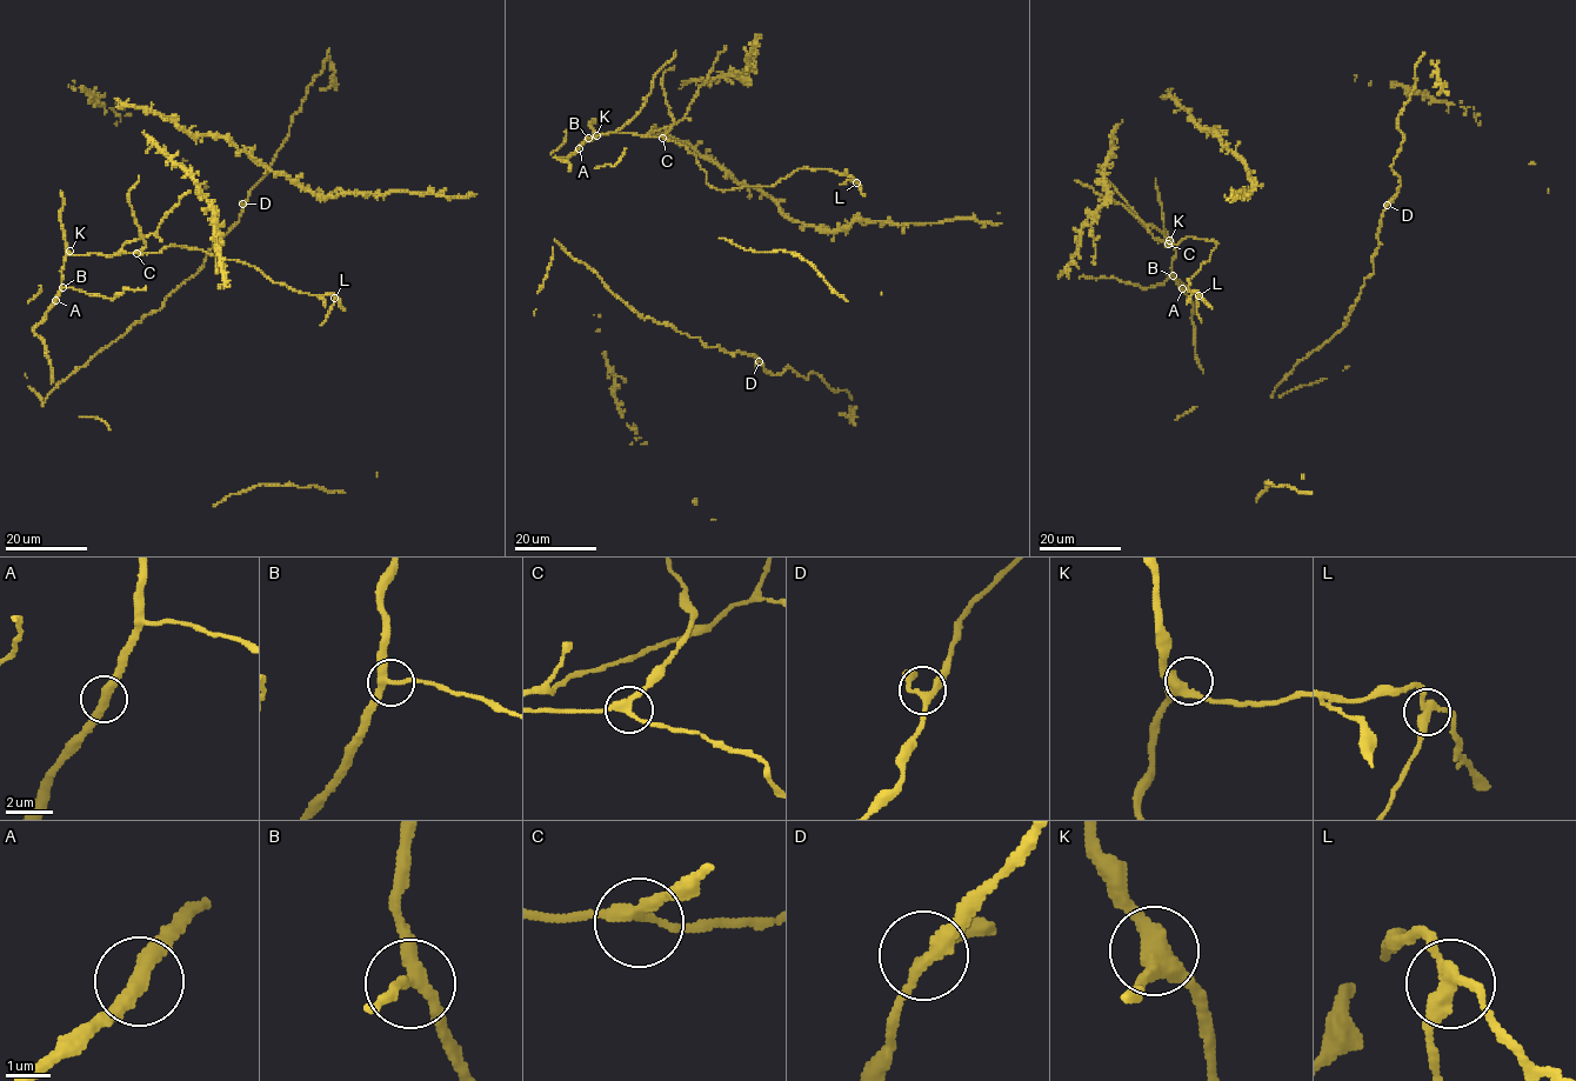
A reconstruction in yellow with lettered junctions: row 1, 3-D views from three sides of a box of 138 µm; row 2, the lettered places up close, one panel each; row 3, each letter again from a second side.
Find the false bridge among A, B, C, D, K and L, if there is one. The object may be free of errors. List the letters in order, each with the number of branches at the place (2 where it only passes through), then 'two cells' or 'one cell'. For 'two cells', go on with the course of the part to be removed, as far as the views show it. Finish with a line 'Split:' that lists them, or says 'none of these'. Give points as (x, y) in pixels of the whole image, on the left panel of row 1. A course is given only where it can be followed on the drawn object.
A: 2 branches meet; one cell
B: 3 branches meet; one cell
C: 3 branches meet; one cell
D: 3 branches meet; one cell
K: 3 branches meet; one cell
L: 3 branches meet; two cells; foreign part runs (334, 298), (320, 325)
Split: L

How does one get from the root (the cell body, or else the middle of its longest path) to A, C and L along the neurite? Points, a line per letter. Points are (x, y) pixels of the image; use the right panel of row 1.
A: (1172, 266), (1175, 282), (1182, 288)
C: (1172, 266), (1175, 246), (1168, 244)
L: (1172, 266), (1175, 246), (1164, 244), (1186, 237), (1217, 242), (1188, 279), (1188, 289), (1199, 295)

